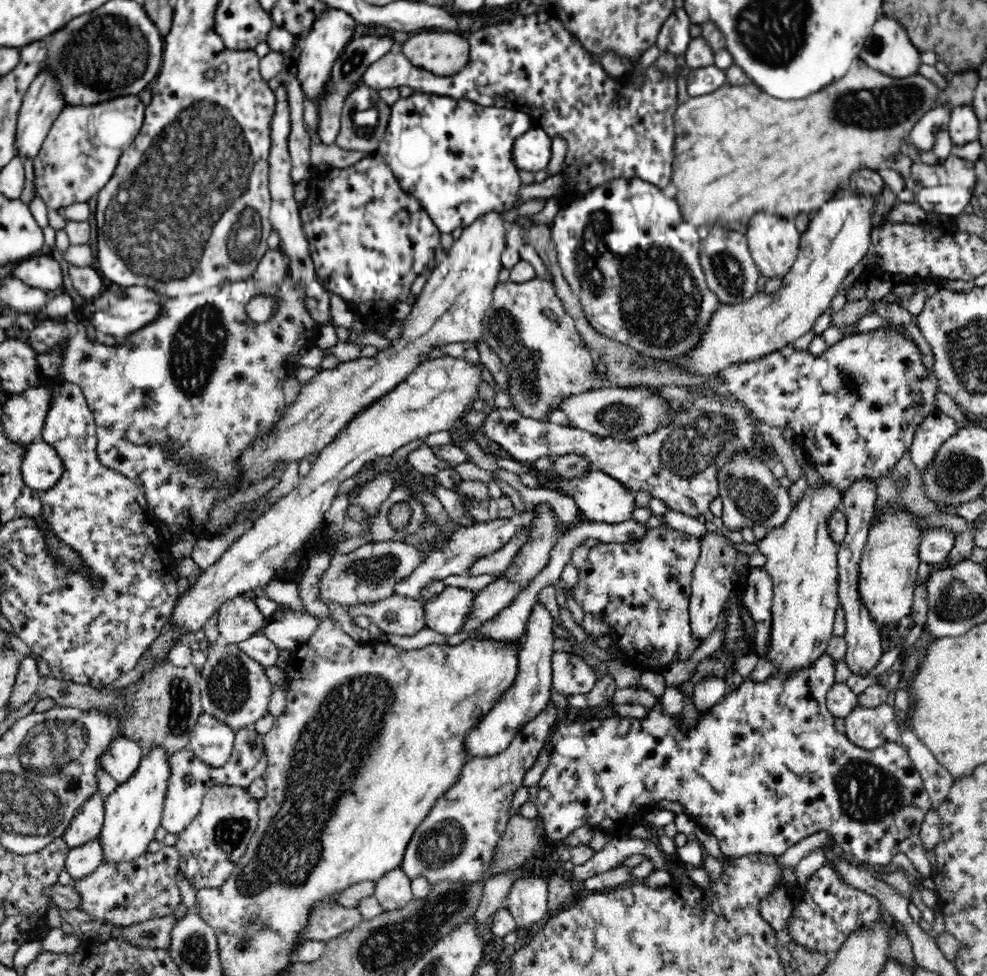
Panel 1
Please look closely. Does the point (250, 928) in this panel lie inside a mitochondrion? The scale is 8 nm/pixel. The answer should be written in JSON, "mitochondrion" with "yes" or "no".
{"mitochondrion":"yes"}

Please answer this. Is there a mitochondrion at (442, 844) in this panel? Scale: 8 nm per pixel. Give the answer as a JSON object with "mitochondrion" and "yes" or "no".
{"mitochondrion":"yes"}

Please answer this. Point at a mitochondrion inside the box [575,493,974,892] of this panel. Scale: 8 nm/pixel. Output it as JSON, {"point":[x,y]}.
{"point":[870,794]}

